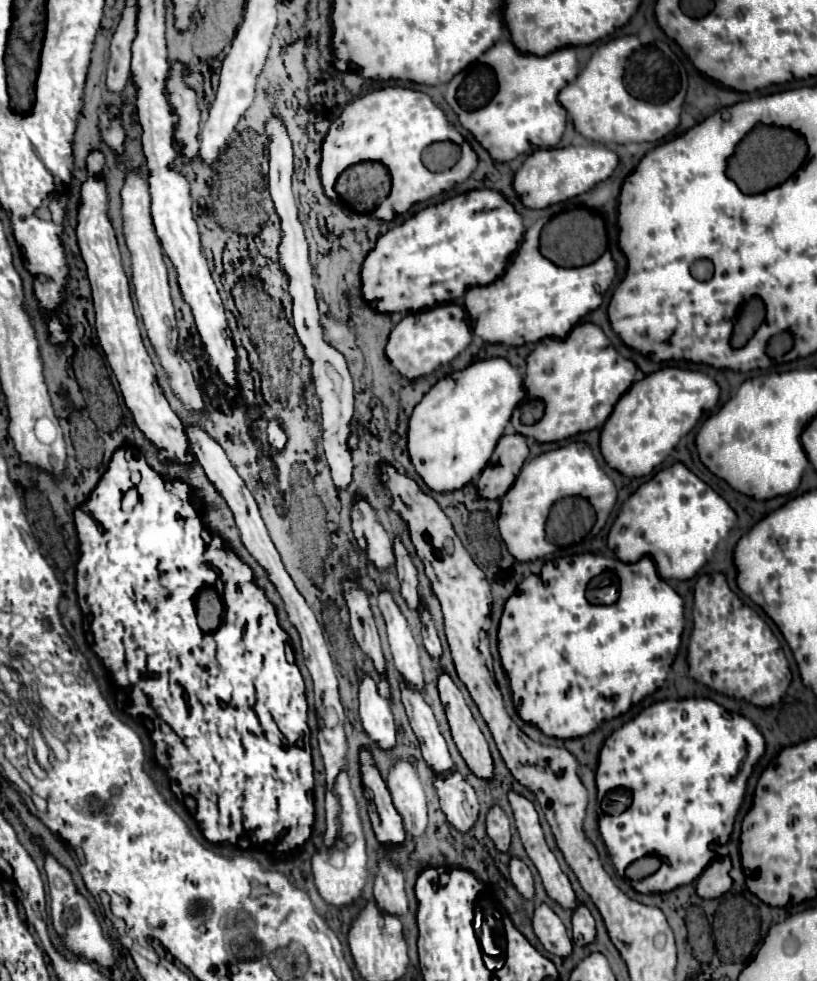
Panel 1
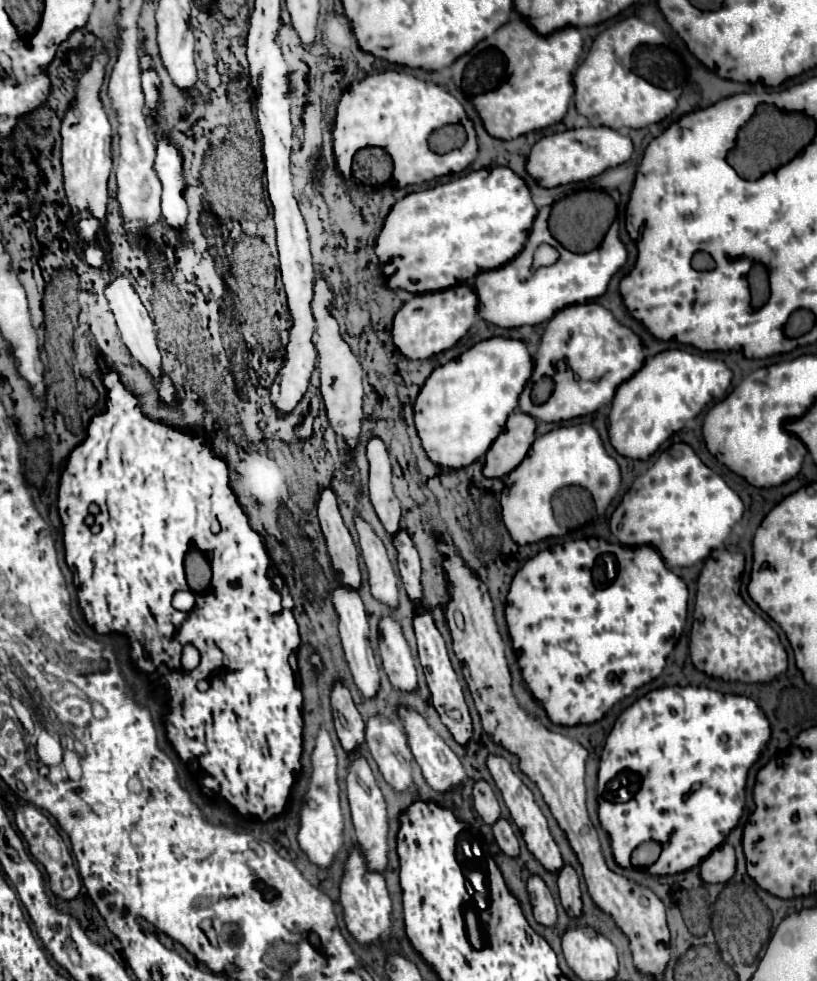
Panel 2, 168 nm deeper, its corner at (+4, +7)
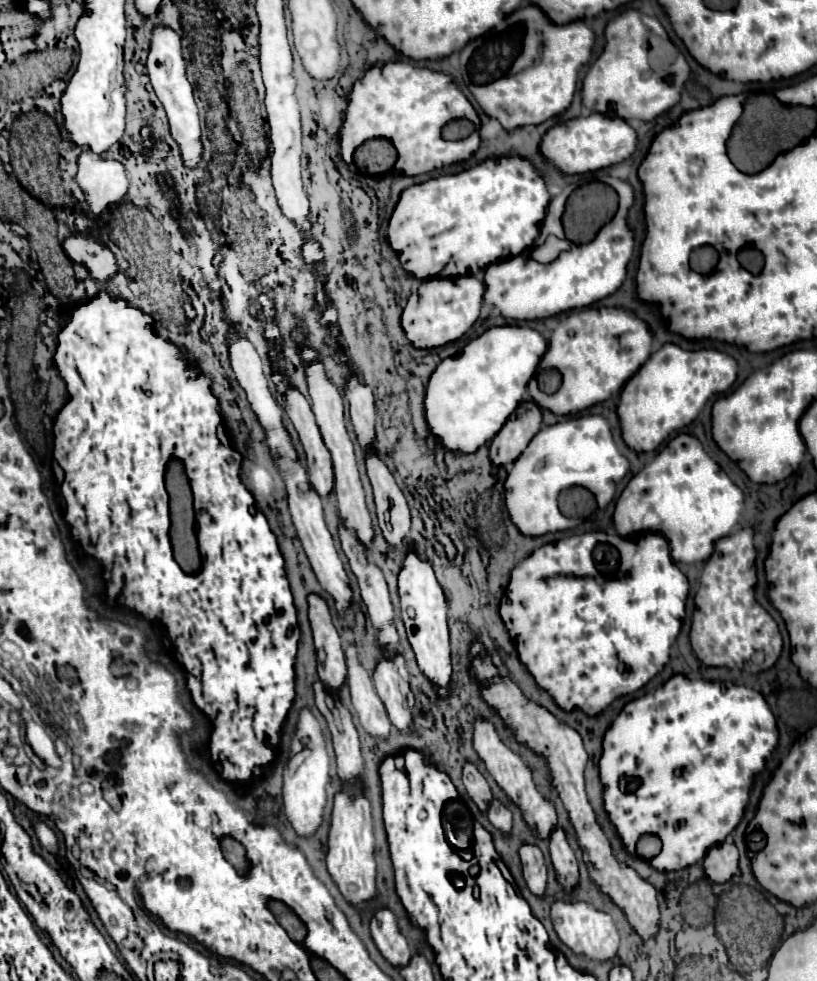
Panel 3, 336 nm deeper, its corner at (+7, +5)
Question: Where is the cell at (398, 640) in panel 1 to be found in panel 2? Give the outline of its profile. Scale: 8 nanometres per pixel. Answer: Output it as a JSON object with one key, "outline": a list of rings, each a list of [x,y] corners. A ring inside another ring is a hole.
{"outline":[[[355,513],[355,531],[359,535],[359,547],[369,569],[369,585],[373,597],[387,607],[397,607],[397,577],[389,563],[383,541],[359,513]]]}

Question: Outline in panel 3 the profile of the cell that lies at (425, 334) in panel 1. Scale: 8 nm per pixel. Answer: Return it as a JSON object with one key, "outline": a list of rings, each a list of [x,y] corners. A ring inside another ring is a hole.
{"outline":[[[458,277],[456,279],[428,279],[422,281],[418,291],[408,297],[408,303],[402,311],[402,331],[410,345],[416,349],[432,349],[442,347],[460,339],[478,319],[482,307],[484,283],[474,277]]]}

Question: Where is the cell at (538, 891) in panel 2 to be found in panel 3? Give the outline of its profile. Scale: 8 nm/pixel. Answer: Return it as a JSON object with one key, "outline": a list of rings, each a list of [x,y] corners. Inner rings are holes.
{"outline":[[[522,845],[520,859],[524,865],[524,879],[528,889],[536,897],[542,897],[546,891],[546,865],[544,865],[542,851],[536,845]]]}

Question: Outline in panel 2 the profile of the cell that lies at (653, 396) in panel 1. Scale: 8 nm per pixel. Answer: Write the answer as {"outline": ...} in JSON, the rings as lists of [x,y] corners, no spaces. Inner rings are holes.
{"outline":[[[683,349],[657,353],[617,389],[609,413],[611,445],[621,455],[631,459],[651,457],[661,443],[683,429],[691,417],[699,415],[703,405],[711,399],[723,397],[731,385],[731,379],[731,369],[719,359],[693,355]]]}

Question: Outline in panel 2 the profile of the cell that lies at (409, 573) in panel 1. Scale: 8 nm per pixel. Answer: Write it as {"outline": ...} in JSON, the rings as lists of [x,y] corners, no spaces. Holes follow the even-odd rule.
{"outline":[[[371,437],[367,443],[367,461],[369,461],[369,493],[371,503],[383,521],[385,529],[393,535],[401,527],[401,509],[393,493],[391,483],[391,461],[385,443],[379,437]]]}

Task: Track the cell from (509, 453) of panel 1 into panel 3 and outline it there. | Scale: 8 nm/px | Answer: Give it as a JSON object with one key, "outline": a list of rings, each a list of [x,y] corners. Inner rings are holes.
{"outline":[[[522,401],[508,417],[500,433],[490,441],[490,461],[496,467],[504,467],[518,459],[530,439],[542,427],[542,411],[534,401]]]}

